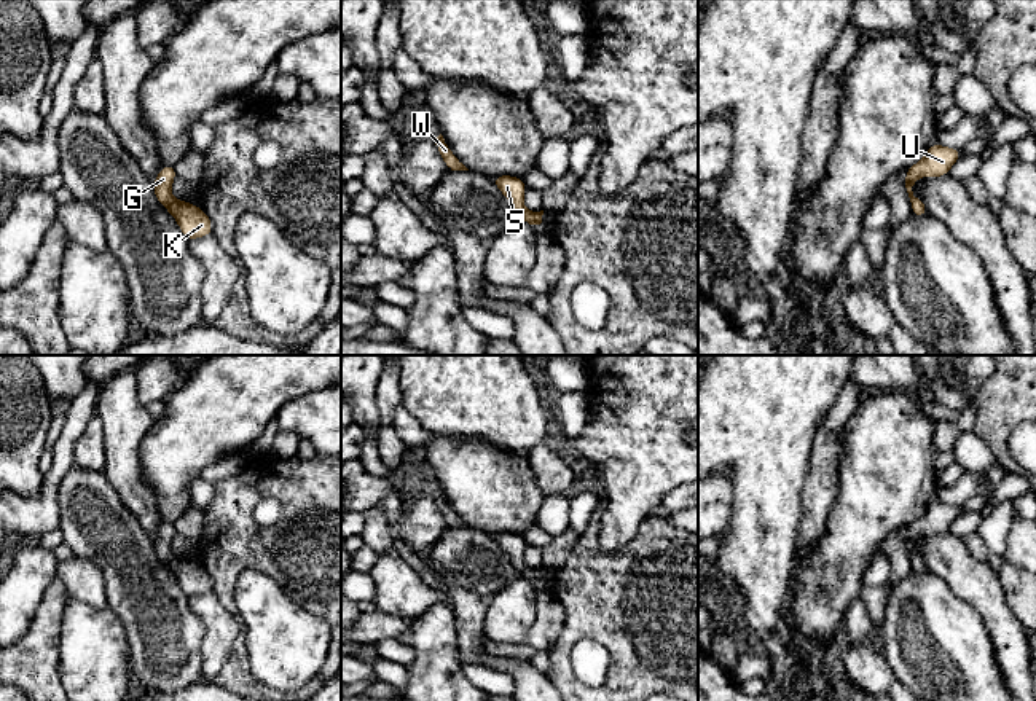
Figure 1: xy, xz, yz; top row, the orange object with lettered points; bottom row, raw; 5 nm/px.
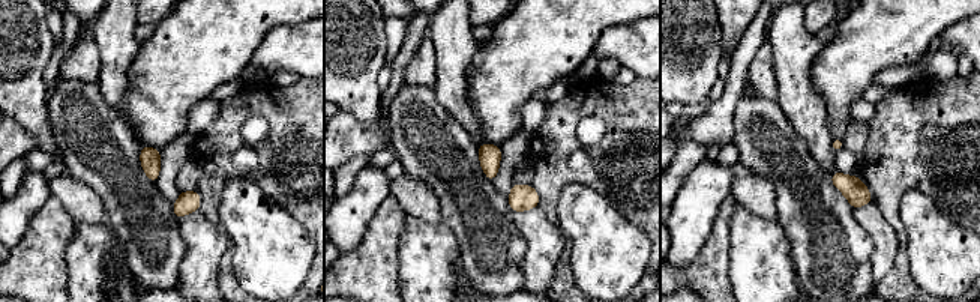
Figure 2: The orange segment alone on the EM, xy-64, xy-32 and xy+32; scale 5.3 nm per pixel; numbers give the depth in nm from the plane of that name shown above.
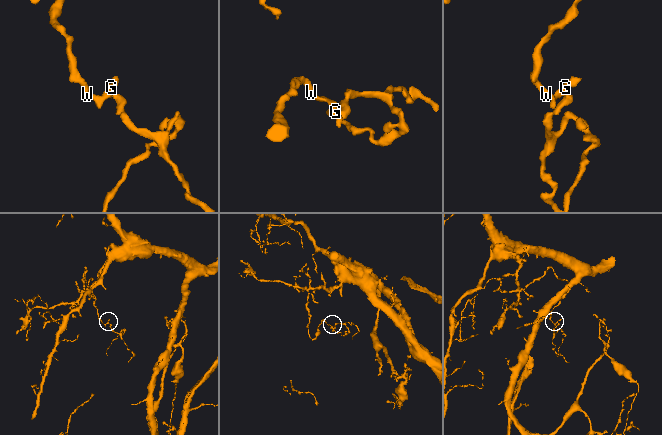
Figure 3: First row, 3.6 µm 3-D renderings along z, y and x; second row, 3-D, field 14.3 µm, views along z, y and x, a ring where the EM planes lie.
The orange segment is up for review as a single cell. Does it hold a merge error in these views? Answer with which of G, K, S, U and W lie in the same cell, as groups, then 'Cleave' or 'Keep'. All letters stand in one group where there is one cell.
Groups: G S U W / K. Cleave

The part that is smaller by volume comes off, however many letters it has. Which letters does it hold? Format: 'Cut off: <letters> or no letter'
Cut off: K

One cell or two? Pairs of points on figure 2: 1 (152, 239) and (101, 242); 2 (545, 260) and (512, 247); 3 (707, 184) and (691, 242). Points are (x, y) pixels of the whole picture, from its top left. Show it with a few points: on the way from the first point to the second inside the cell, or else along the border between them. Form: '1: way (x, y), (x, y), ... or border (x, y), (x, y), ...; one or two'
1: border (105, 221), (120, 242); two
2: border (514, 218), (526, 241), (523, 262), (524, 286); two
3: way (700, 199), (692, 212), (691, 227); one

